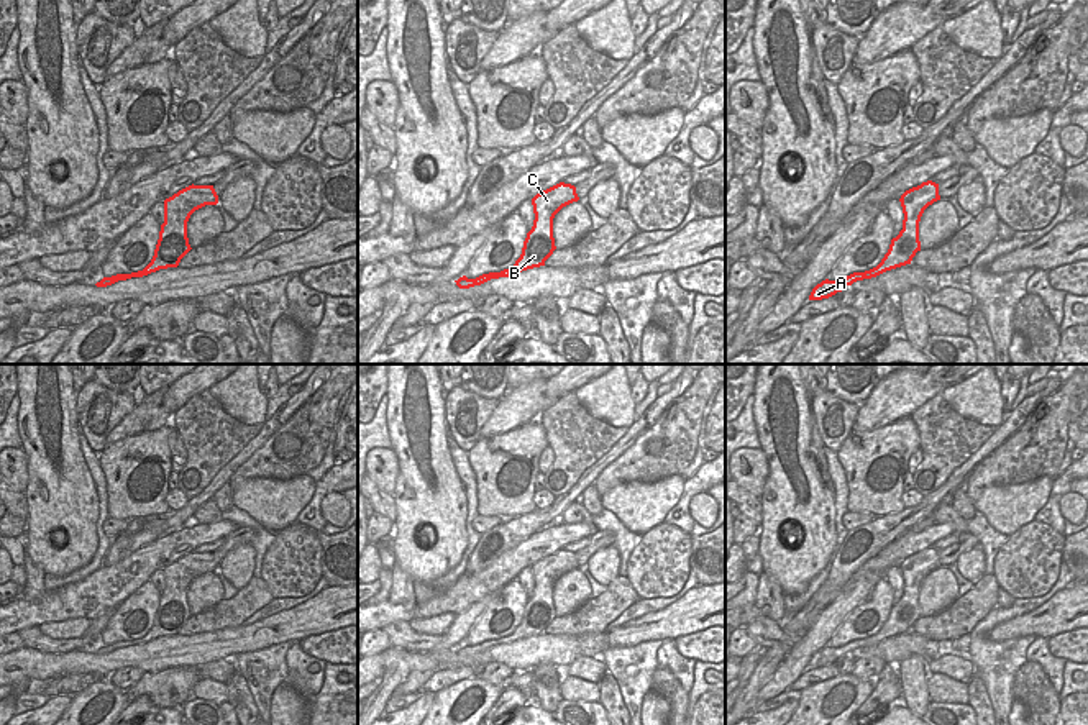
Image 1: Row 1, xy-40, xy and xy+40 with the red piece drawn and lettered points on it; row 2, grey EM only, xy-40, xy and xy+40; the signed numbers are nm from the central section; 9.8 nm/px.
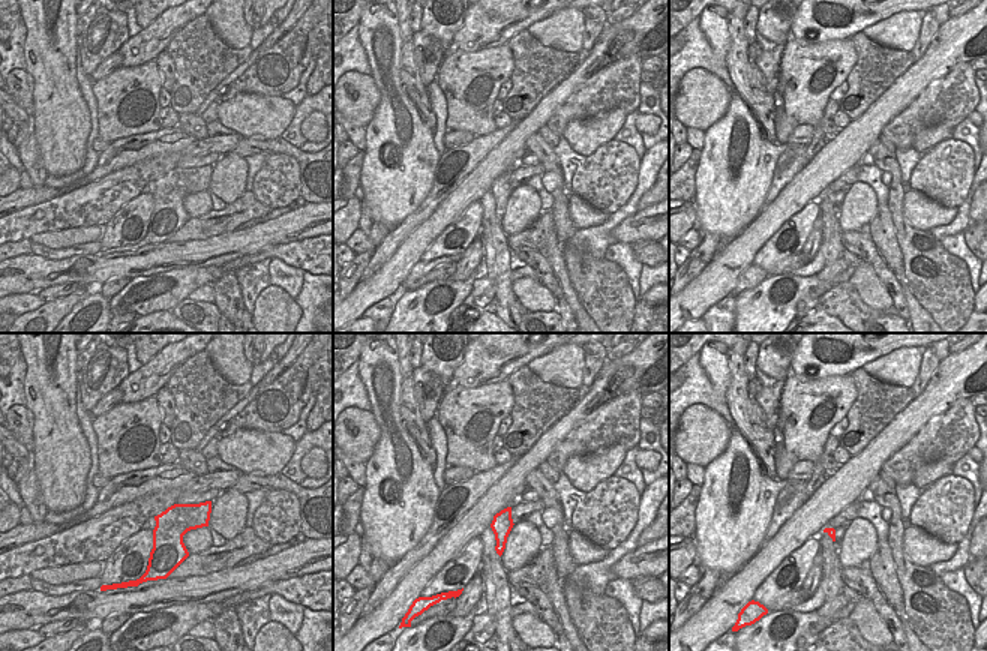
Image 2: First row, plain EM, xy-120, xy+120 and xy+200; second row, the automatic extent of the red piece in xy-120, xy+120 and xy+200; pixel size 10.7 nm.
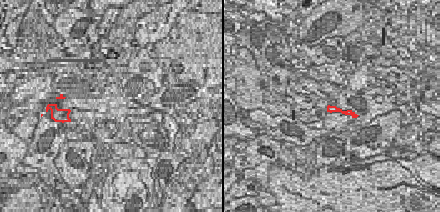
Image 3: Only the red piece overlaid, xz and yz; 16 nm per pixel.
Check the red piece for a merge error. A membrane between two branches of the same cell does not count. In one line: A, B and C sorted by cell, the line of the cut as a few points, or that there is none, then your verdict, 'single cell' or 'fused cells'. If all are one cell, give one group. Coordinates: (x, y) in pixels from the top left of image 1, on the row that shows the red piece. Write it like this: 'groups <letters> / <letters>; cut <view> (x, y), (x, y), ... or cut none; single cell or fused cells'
groups A B C; cut none; single cell

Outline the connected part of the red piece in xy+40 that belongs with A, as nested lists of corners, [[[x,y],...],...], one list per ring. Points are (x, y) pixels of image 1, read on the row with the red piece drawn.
[[[932,180],[922,182],[921,185],[906,190],[899,198],[904,213],[903,230],[896,238],[891,239],[889,249],[881,262],[870,271],[853,272],[840,280],[822,280],[812,289],[809,300],[829,299],[857,280],[871,279],[886,271],[911,264],[916,253],[921,251],[921,217],[924,210],[937,200],[940,200],[939,184]]]

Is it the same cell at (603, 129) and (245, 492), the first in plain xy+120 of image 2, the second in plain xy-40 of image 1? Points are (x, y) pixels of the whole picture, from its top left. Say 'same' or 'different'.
same

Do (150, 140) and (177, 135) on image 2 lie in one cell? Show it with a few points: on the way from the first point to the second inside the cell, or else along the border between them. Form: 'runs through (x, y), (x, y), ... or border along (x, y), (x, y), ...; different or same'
runs through (156, 141), (171, 140); same

